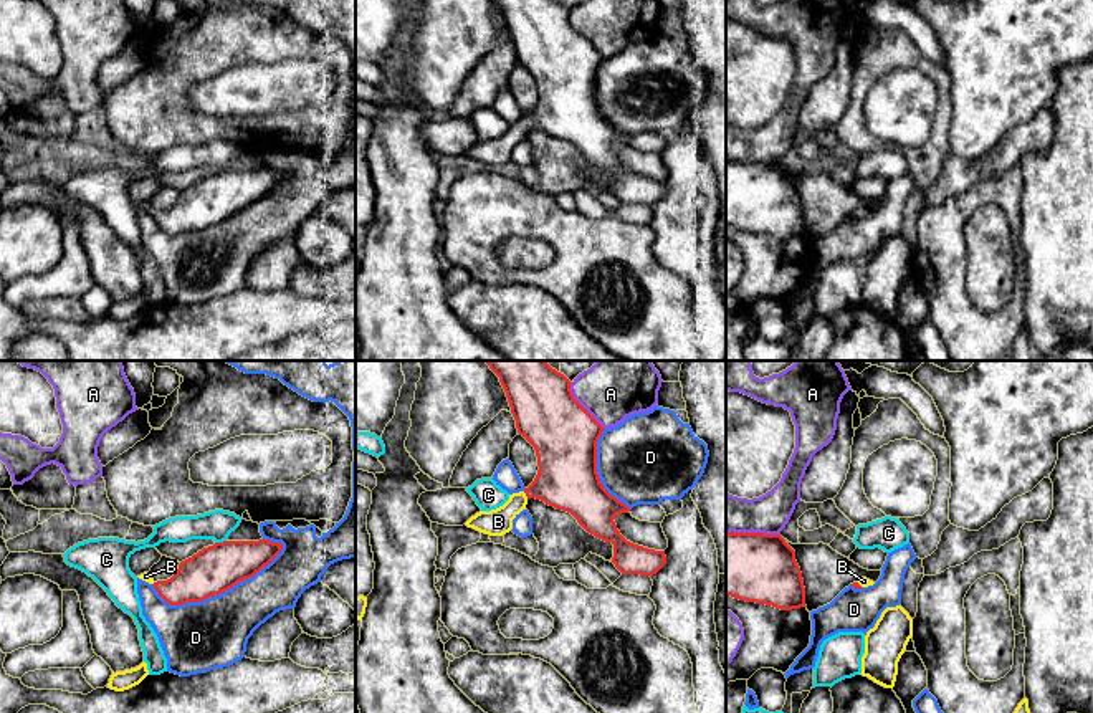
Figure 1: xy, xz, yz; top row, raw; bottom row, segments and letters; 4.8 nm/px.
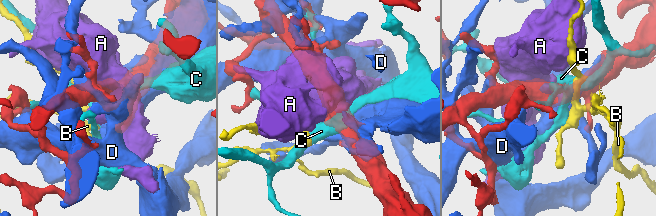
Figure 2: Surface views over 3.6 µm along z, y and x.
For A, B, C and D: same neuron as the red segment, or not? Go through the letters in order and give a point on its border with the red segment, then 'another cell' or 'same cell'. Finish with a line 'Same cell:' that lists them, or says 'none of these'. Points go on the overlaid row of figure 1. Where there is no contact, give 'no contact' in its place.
A: yz (753, 533) | another cell
B: xz (526, 495) | same cell
C: xy (220, 543) | another cell
D: xy (219, 593) | another cell
Same cell: B

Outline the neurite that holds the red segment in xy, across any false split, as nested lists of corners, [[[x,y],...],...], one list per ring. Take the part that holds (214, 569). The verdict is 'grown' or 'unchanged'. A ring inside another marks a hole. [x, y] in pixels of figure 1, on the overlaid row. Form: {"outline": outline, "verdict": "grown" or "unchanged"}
{"outline": [[[268,539],[215,543],[182,561],[177,572],[154,582],[154,589],[170,605],[200,602],[253,577],[281,549],[281,543]]], "verdict": "unchanged"}

